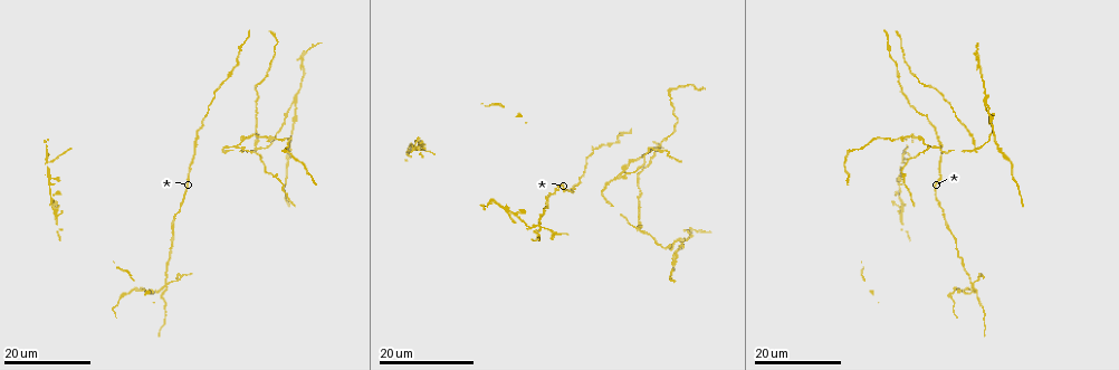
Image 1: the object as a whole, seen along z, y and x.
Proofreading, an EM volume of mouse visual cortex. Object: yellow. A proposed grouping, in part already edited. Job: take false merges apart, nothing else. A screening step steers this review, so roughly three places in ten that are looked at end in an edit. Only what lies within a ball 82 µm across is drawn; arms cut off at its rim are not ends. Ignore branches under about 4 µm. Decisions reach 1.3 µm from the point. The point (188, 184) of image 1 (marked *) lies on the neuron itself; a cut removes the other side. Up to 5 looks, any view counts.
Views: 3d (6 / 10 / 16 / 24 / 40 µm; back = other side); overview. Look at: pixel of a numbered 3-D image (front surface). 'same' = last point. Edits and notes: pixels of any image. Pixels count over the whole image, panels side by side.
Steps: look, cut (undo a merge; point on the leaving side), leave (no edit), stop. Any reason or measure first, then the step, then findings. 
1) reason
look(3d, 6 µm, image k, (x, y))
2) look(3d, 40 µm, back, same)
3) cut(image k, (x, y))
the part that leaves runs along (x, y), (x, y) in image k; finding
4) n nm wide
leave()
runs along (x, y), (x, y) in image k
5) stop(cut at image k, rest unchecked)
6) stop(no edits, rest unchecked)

four or more arms meet
look(3d, 16 µm, image 1, (167, 284))

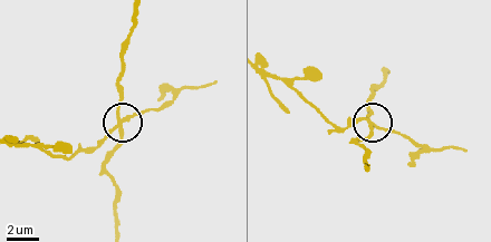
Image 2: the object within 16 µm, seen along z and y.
zoom in
look(3d, 10 µm, image 2, (115, 126))

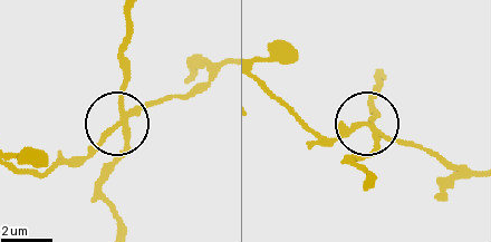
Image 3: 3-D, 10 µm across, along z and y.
4 arms
cut(image 3, (100, 144))
the part that leaves runs along (123, 118), (74, 157), (41, 172), (10, 167) in image 3; two neurons meet here

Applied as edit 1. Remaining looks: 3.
side arm on a straight run
look(3d, 24 µm, image 1, (683, 239))

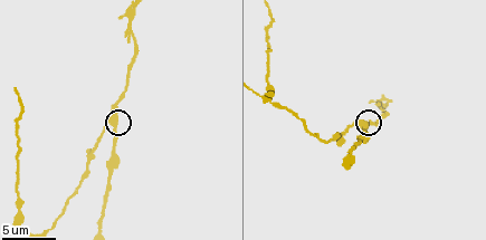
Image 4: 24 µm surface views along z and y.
look(3d, 6 µm, image 4, (112, 124))

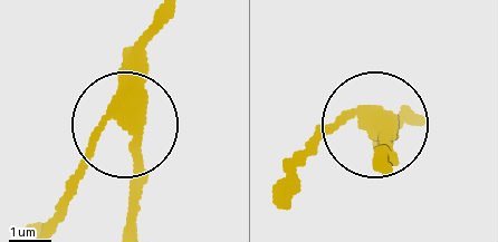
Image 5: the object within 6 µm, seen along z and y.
3 arms
cut(image 5, (135, 149))
the part that leaves runs along (126, 92), (126, 226) in image 5; a second neuron is stuck on

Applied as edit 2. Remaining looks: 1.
stop(cut at image 3, cut at image 5, rest unchecked)

